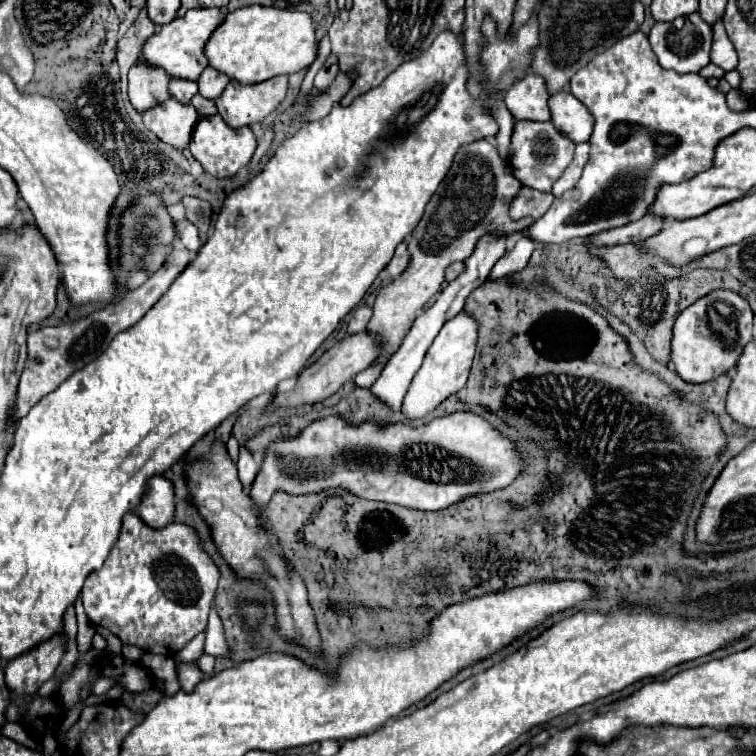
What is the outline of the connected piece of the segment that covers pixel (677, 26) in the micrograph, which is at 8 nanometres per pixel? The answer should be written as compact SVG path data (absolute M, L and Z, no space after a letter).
M700 12L676 18L674 22L656 22L648 38L662 68L672 68L678 74L692 74L700 72L706 64L710 64L712 26L702 20Z

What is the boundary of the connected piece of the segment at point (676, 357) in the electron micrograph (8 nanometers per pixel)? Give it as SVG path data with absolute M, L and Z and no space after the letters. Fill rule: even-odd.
M714 290L680 312L674 324L672 360L682 380L704 384L734 368L740 348L752 340L752 318L748 300L730 290Z

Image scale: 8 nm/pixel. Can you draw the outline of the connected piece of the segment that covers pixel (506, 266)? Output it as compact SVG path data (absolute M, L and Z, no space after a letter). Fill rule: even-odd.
M522 234L522 238L516 242L514 250L508 252L508 254L504 254L504 256L496 262L496 266L492 268L492 272L490 272L488 278L502 278L502 276L512 276L512 274L520 272L520 270L528 264L534 246L536 246L534 240L528 240L528 238Z

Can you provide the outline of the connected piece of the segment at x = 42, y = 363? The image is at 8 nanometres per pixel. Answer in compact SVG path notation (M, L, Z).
M174 246L166 264L152 278L148 278L140 288L122 294L116 302L108 304L104 310L96 310L78 322L62 322L60 326L44 326L34 332L28 332L28 362L24 366L24 372L18 384L16 404L12 412L8 412L6 424L16 426L18 420L24 418L38 400L42 400L46 394L56 390L74 372L82 370L86 364L96 360L104 352L104 348L108 348L108 344L118 332L132 328L166 294L166 290L172 286L178 274L194 260L194 256L196 254L188 252L184 246Z

